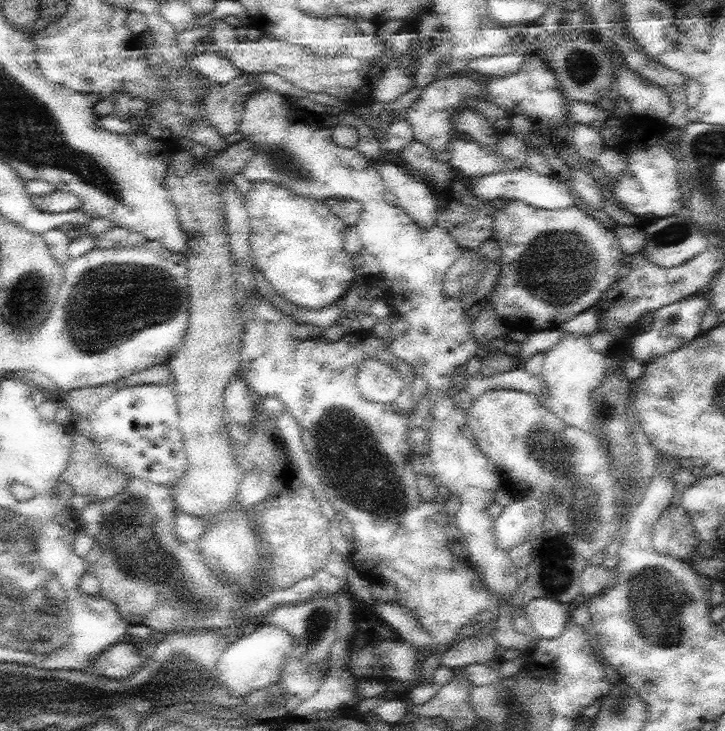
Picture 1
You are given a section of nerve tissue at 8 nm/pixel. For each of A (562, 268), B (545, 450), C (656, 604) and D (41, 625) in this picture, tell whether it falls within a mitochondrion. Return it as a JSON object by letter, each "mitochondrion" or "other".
{"A":"mitochondrion","B":"mitochondrion","C":"mitochondrion","D":"mitochondrion"}

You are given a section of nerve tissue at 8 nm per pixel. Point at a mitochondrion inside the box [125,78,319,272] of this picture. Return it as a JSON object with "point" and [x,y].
{"point":[279,159]}

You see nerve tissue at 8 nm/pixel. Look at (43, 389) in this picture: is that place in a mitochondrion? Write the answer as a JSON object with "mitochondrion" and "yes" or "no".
{"mitochondrion":"no"}

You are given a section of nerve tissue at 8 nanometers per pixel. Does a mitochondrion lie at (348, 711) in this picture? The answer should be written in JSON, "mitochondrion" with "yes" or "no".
{"mitochondrion":"no"}

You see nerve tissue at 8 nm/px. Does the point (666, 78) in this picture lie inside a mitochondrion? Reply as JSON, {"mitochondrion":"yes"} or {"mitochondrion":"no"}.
{"mitochondrion":"no"}

